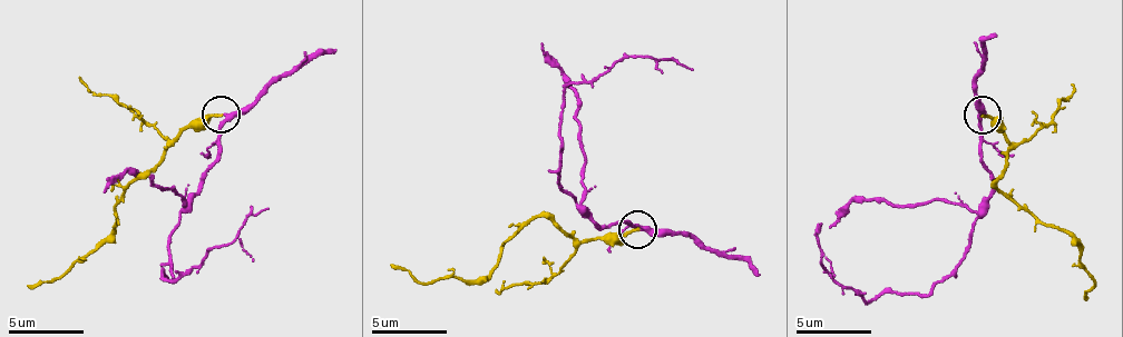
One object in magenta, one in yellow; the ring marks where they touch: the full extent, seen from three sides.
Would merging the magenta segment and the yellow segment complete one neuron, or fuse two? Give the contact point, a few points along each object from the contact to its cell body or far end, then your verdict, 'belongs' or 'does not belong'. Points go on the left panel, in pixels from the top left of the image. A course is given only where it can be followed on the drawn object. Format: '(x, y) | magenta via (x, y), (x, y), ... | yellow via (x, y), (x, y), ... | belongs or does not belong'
(221, 114) | magenta via (223, 115), (220, 159), (168, 250), (174, 278), (162, 273), (184, 278), (270, 209) | yellow via (220, 115), (192, 120), (164, 159), (134, 176), (101, 243), (62, 274), (25, 284) | belongs

